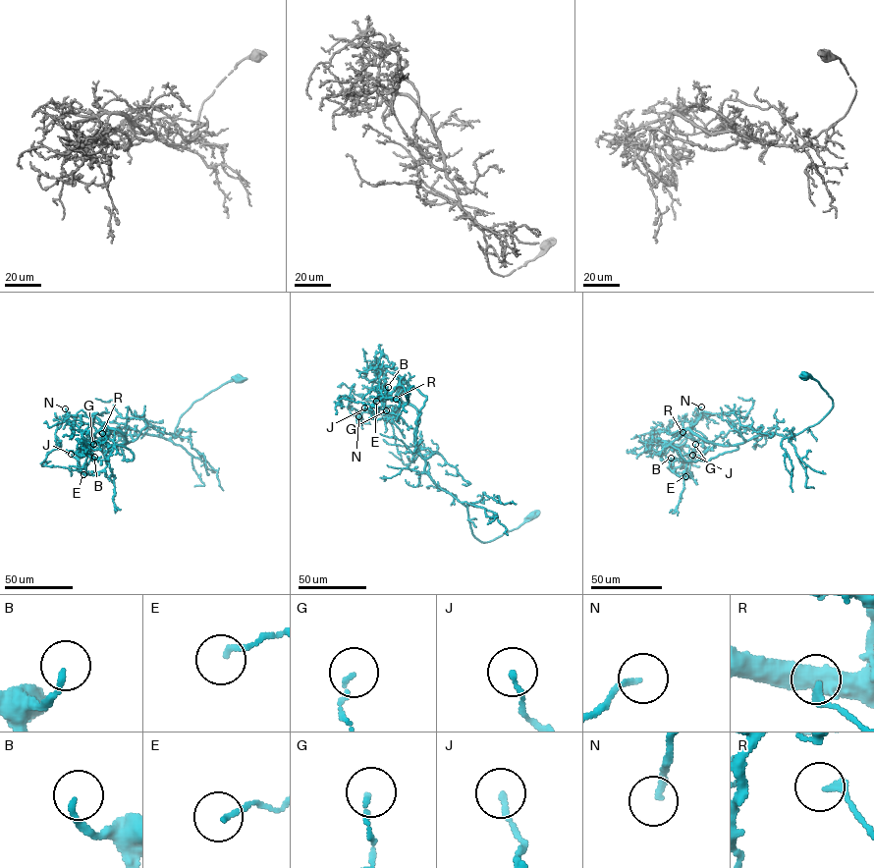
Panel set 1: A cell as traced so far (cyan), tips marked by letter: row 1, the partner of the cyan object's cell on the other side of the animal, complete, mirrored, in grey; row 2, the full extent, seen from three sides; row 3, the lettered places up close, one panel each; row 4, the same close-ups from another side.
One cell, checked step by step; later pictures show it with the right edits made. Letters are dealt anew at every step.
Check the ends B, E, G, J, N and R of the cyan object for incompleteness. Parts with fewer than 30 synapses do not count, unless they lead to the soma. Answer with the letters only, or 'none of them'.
N

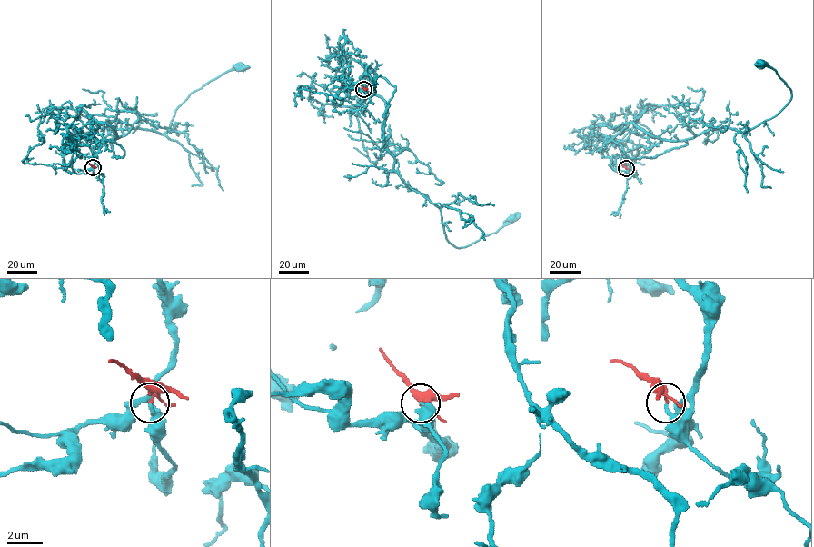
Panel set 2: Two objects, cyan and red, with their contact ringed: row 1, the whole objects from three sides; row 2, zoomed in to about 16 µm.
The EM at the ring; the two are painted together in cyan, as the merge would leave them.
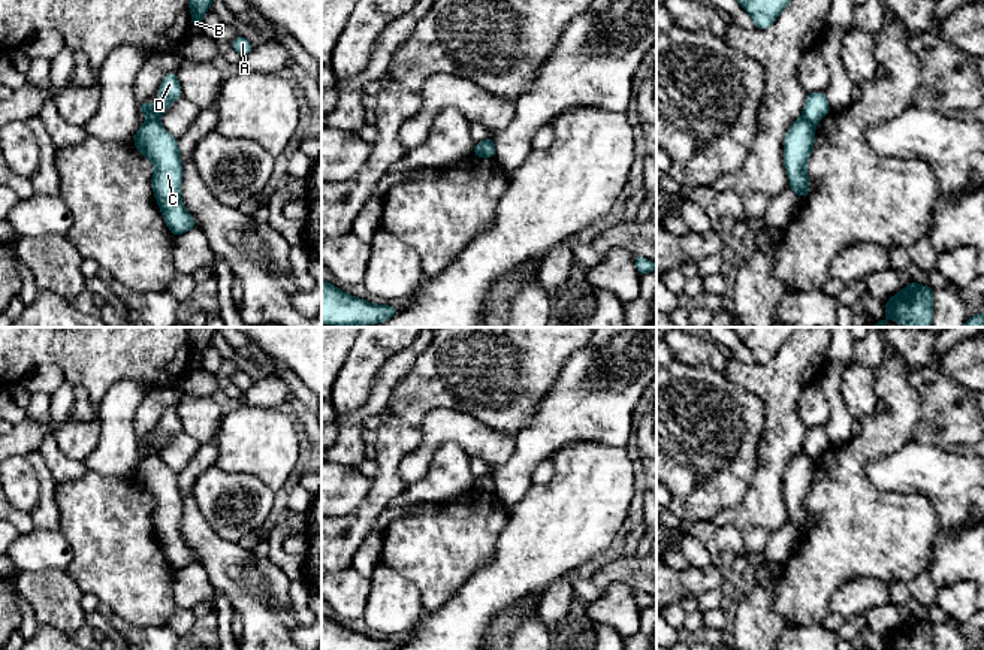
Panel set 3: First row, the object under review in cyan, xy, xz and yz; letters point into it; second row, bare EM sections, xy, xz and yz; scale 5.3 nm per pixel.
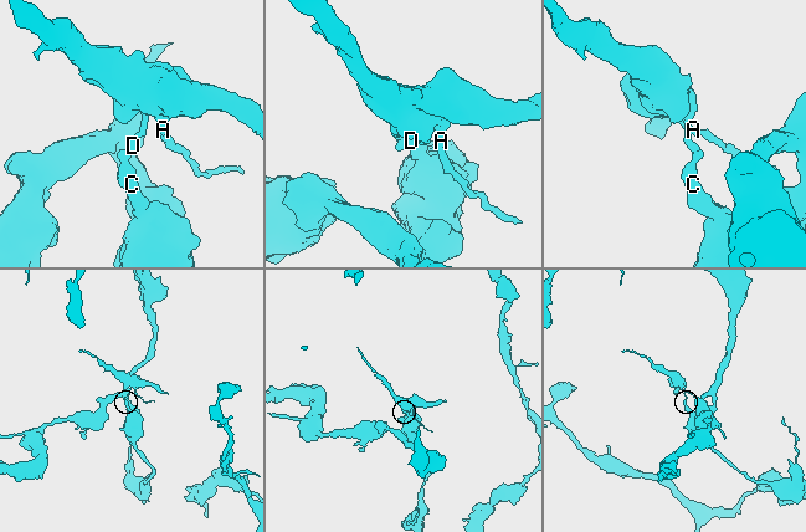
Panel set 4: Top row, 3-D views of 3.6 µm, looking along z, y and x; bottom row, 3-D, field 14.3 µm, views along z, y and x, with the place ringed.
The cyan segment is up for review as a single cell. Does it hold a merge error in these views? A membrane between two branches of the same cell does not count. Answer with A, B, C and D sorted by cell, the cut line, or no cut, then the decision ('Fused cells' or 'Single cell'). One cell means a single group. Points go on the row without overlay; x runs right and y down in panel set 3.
Groups: A B D / C. Split along yz (802, 452), (814, 460). Fused cells

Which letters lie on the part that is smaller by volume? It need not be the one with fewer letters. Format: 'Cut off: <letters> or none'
Cut off: A, B, D

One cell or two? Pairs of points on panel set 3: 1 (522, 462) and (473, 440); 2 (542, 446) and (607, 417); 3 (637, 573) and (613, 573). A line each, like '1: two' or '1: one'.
1: two
2: one
3: one

